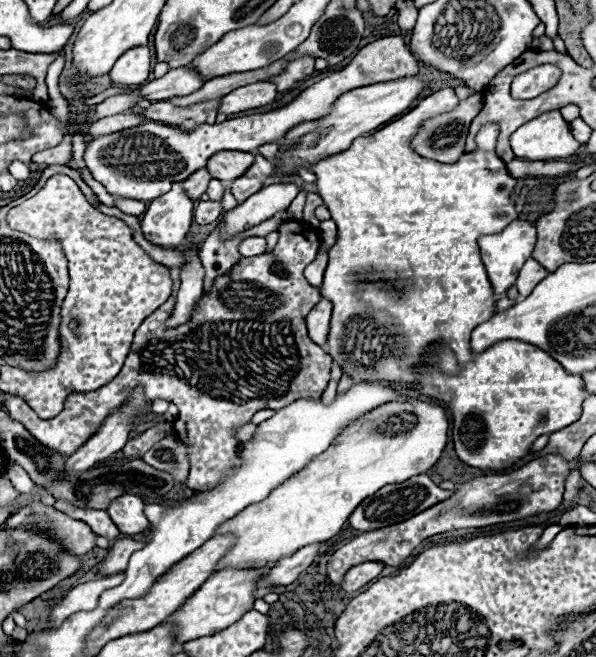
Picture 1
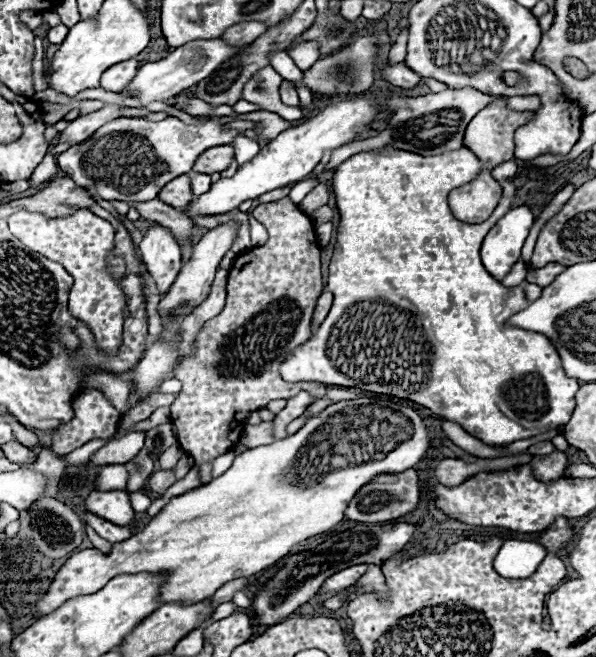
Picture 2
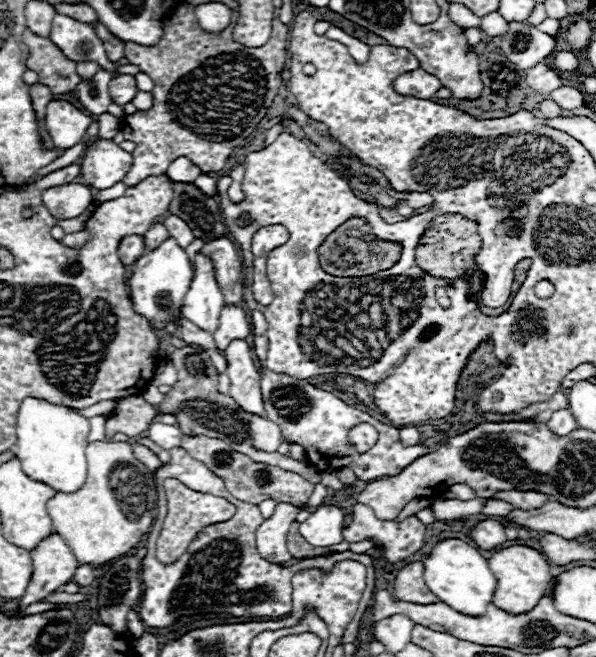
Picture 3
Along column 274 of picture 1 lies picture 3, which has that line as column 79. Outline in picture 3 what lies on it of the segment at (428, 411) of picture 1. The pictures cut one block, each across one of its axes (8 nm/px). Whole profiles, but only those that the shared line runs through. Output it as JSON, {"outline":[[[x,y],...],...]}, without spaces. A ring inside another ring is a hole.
{"outline":[[[98,440],[98,442],[90,442],[88,444],[88,448],[86,448],[86,456],[88,456],[88,476],[86,476],[86,482],[84,482],[84,486],[80,488],[80,490],[76,490],[76,492],[72,492],[72,494],[64,494],[64,492],[56,492],[56,496],[52,496],[52,500],[48,500],[48,514],[50,514],[50,518],[52,518],[52,526],[54,526],[54,530],[64,538],[64,542],[72,548],[72,552],[74,552],[74,556],[76,556],[76,560],[78,562],[82,562],[82,564],[94,564],[94,566],[98,566],[98,564],[104,564],[104,562],[110,562],[110,560],[114,560],[114,558],[120,558],[120,556],[124,556],[124,554],[128,554],[138,542],[140,542],[140,538],[142,538],[142,534],[146,534],[148,530],[150,530],[150,526],[152,526],[152,510],[156,508],[156,484],[154,484],[154,474],[148,470],[148,468],[144,468],[144,464],[140,464],[140,460],[136,460],[136,456],[134,456],[134,452],[132,452],[132,446],[128,444],[128,442],[102,442],[102,440]],[[124,472],[128,474],[126,478],[130,478],[130,488],[116,488],[116,482],[122,482],[122,480],[116,480],[116,478],[120,478],[120,474],[124,476]],[[112,474],[116,474],[116,478],[112,480],[110,476]]]}

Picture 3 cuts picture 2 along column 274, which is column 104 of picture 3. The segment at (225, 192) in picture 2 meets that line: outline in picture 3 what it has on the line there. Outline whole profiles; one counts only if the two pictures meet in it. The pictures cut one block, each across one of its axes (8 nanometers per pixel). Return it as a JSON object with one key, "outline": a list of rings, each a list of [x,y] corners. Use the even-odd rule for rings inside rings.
{"outline":[[[98,138],[86,148],[82,156],[80,176],[84,184],[96,190],[104,190],[120,182],[130,166],[132,166],[130,152],[122,150],[110,138]]]}

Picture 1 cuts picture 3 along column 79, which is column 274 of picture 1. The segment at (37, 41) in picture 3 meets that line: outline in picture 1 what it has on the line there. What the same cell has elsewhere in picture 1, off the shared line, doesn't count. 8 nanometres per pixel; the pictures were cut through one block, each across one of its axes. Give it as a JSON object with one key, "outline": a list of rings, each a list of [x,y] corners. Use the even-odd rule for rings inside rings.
{"outline":[[[296,56],[296,58],[288,60],[286,68],[280,74],[272,76],[270,82],[276,84],[280,92],[286,92],[294,84],[298,84],[300,80],[304,80],[306,76],[310,76],[314,72],[314,62],[316,62],[314,56]]]}

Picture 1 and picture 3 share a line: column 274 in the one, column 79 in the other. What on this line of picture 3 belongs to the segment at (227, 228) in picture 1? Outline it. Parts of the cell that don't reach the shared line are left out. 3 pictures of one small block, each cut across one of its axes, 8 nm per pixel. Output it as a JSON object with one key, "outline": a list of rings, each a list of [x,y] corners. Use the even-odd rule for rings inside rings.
{"outline":[[[70,182],[70,184],[46,188],[42,192],[42,202],[56,220],[62,218],[68,220],[68,218],[76,218],[92,204],[92,192],[84,184]]]}

